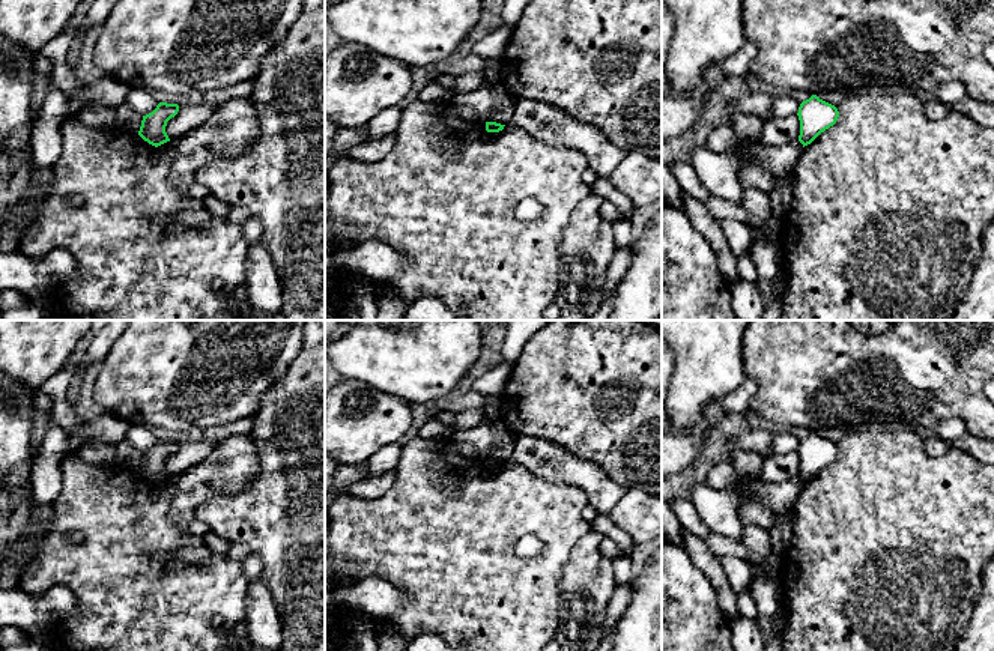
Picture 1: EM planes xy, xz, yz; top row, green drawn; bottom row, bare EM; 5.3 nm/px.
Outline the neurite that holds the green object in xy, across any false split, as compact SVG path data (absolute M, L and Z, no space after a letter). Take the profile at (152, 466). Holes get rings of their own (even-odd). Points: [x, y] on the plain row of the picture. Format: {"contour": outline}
{"contour": "M159 439L152 450L143 453L138 472L155 484L170 478L165 463L167 459L177 451L177 448L177 441Z"}

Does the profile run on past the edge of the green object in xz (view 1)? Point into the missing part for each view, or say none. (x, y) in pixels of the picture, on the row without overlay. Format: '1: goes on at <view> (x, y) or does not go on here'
1: does not go on here

